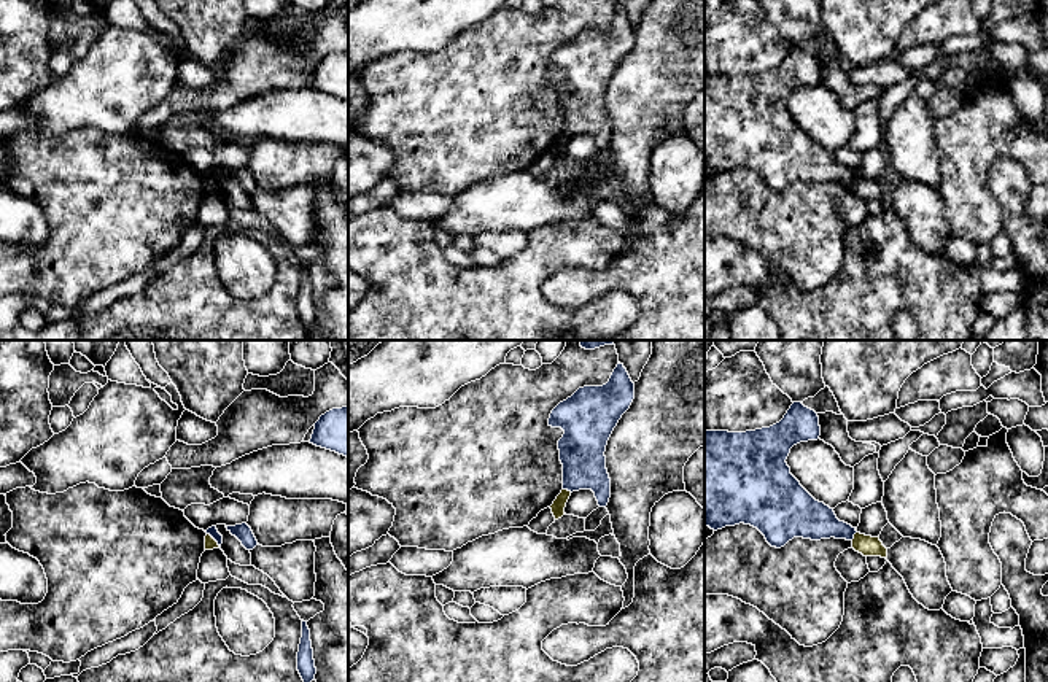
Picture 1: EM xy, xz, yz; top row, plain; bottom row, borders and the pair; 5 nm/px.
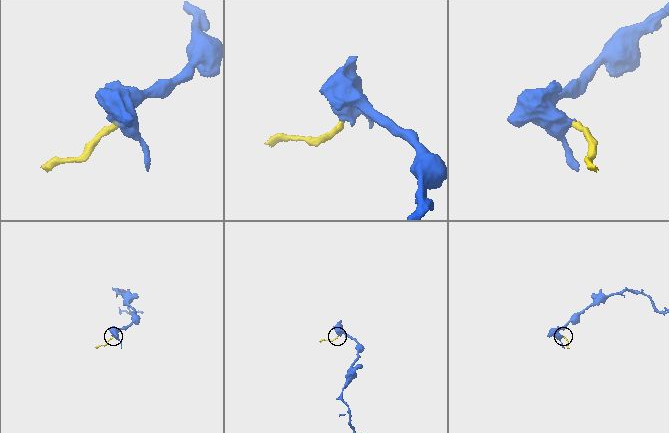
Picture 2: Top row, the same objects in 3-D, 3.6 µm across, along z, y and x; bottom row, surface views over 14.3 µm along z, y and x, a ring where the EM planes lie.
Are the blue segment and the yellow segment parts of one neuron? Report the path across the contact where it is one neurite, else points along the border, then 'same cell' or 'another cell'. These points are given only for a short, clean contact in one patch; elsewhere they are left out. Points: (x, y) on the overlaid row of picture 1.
border xy (207, 533), (220, 546); another cell

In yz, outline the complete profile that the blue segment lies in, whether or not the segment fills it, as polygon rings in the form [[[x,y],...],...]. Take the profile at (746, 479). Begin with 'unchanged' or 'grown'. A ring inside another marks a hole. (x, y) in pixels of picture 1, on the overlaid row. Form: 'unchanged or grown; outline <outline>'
unchanged; outline [[[794,402],[784,418],[770,428],[746,432],[704,431],[704,525],[714,531],[751,525],[776,548],[794,537],[852,541],[856,528],[840,521],[833,509],[816,501],[786,463],[794,445],[817,440],[819,436],[817,413],[802,402]]]

